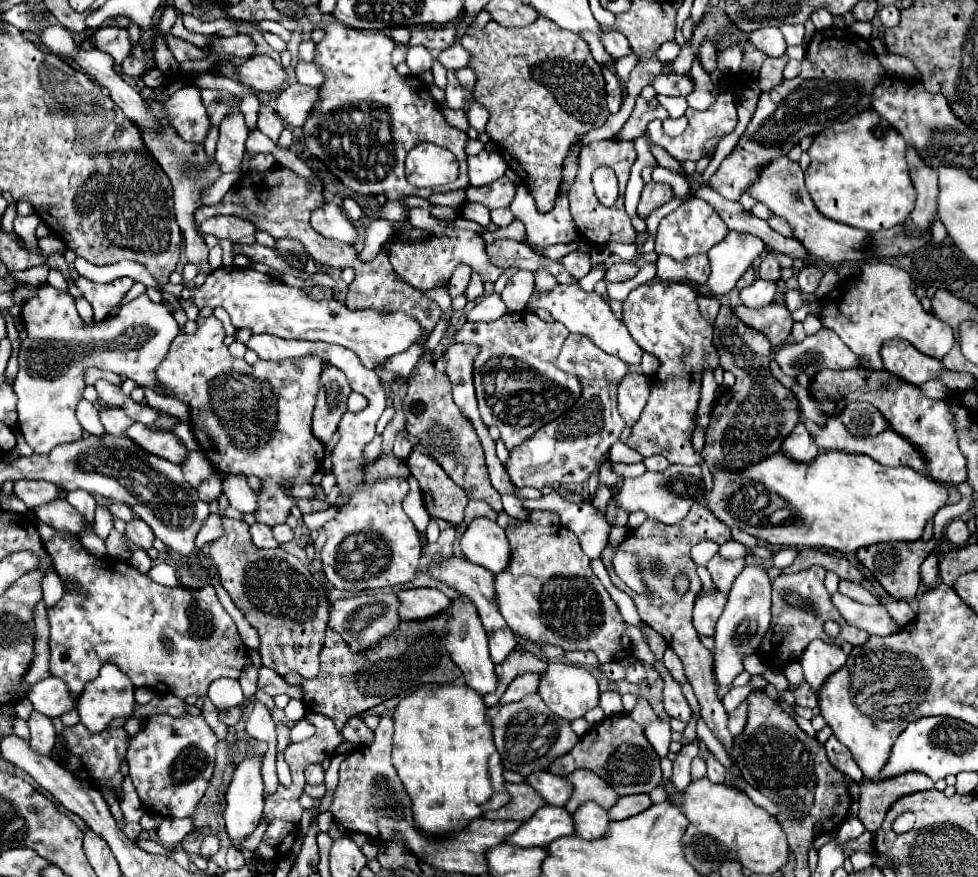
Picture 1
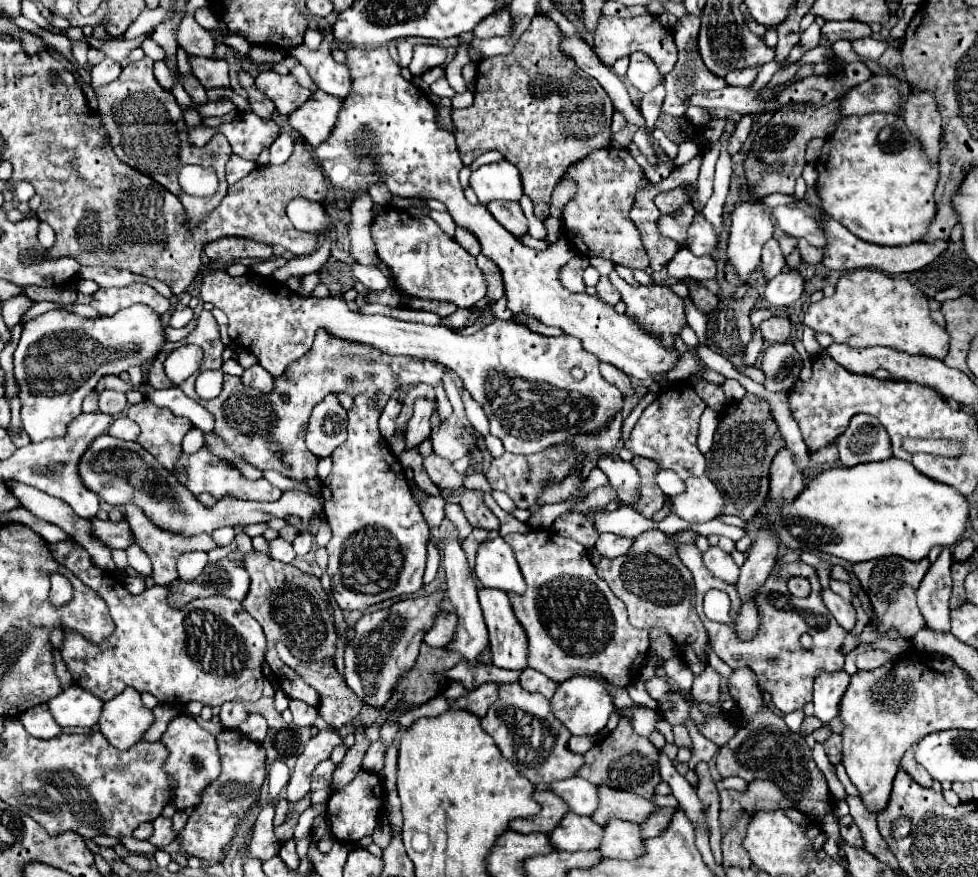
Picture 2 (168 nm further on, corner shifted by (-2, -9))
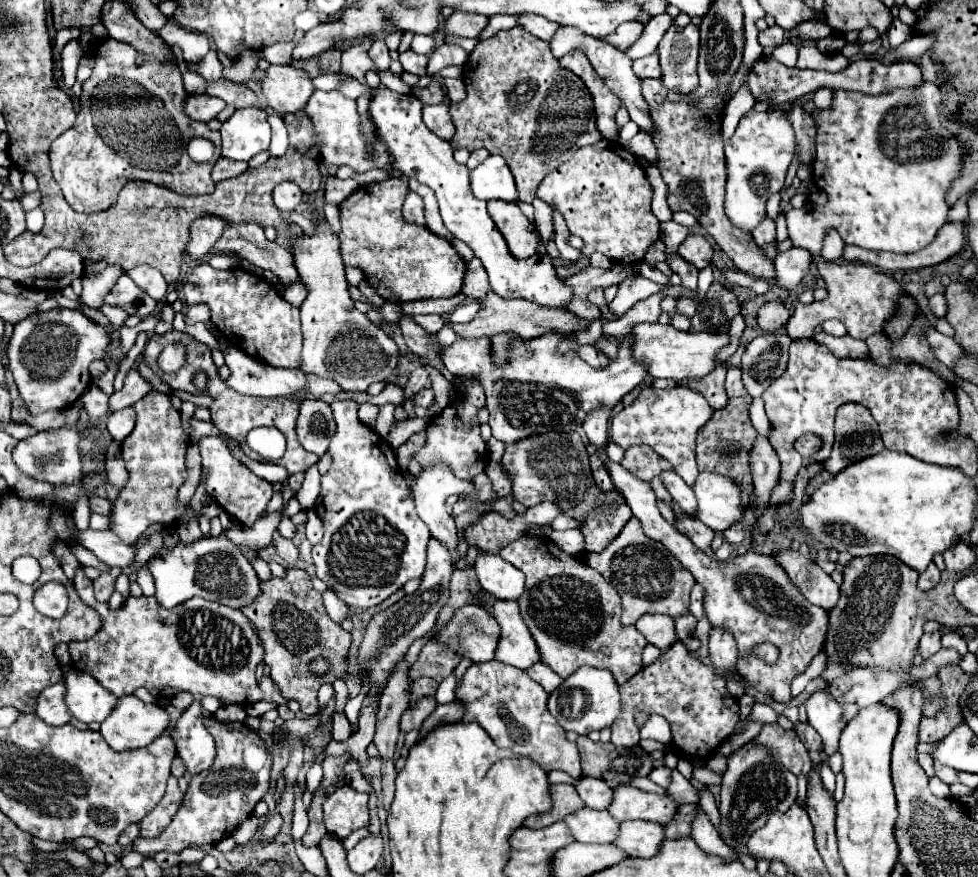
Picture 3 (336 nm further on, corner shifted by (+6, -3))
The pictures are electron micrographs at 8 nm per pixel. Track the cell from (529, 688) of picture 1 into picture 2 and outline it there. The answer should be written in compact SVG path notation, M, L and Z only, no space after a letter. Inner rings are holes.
M524 669L522 675L520 675L520 685L526 689L526 691L532 691L532 693L540 693L544 695L546 699L550 699L558 687L556 681L552 681L550 677L546 677L544 673L536 671L536 669Z

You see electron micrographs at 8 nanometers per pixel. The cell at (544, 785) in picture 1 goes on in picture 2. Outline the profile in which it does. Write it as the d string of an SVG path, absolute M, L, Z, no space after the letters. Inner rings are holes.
M570 777L550 783L548 789L554 795L560 795L564 803L568 803L568 809L576 815L592 815L594 809L598 807L596 785L584 781L582 777Z

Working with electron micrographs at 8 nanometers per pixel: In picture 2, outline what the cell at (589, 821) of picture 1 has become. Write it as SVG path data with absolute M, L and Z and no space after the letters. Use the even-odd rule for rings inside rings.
M610 819L604 827L604 839L598 847L602 857L616 857L616 859L634 859L642 855L642 835L636 823Z

